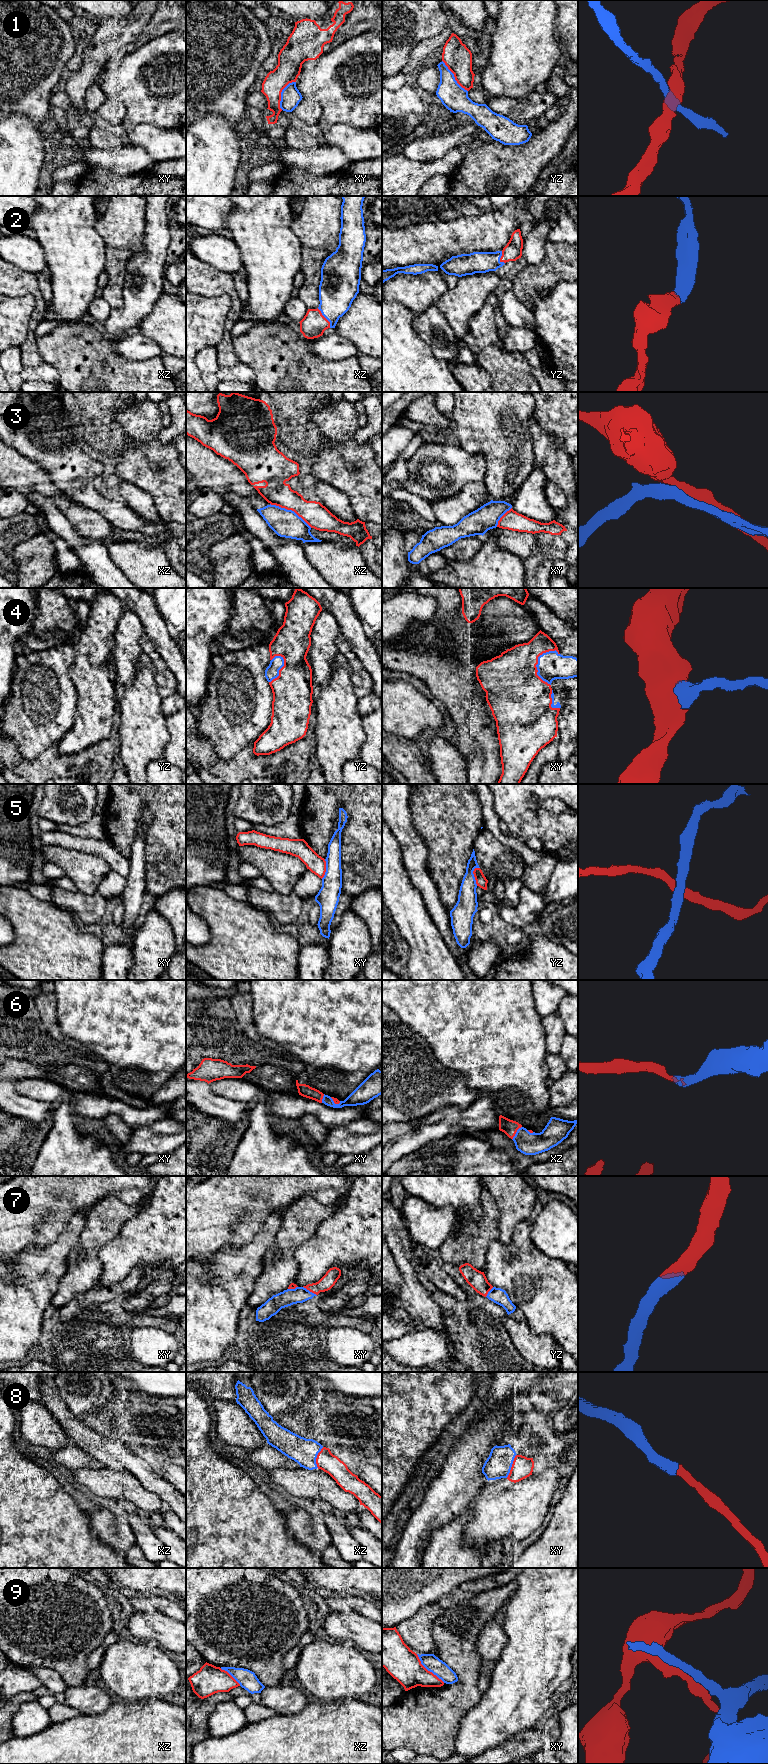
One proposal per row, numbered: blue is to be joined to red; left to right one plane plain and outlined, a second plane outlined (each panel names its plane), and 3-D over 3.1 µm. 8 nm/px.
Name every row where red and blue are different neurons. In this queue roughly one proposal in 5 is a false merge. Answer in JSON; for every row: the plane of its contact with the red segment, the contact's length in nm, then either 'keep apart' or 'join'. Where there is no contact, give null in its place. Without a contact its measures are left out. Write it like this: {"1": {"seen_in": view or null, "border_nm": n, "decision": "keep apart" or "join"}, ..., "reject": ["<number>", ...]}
{"1": {"seen_in": "xy", "border_nm": 260, "decision": "keep apart"}, "2": {"seen_in": "xz", "border_nm": 190, "decision": "join"}, "3": {"seen_in": "xz", "border_nm": 380, "decision": "keep apart"}, "4": {"seen_in": "xy", "border_nm": 300, "decision": "join"}, "5": {"seen_in": "yz", "border_nm": 150, "decision": "keep apart"}, "6": {"seen_in": "xz", "border_nm": 130, "decision": "join"}, "7": {"seen_in": "xy", "border_nm": 130, "decision": "join"}, "8": {"seen_in": "xy", "border_nm": 200, "decision": "join"}, "9": {"seen_in": "xy", "border_nm": 320, "decision": "keep apart"}, "reject": ["1", "3", "5", "9"]}

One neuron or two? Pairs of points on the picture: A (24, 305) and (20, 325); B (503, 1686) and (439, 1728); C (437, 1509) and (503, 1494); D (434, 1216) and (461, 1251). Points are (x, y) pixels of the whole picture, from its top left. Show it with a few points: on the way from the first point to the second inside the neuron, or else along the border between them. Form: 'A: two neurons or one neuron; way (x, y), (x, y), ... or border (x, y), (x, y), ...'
A: one neuron; way (20, 310), (20, 320)
B: two neurons; border (482, 1693), (479, 1700), (460, 1721)
C: two neurons; border (486, 1482), (468, 1506)
D: two neurons; border (457, 1213), (448, 1238), (438, 1248)

